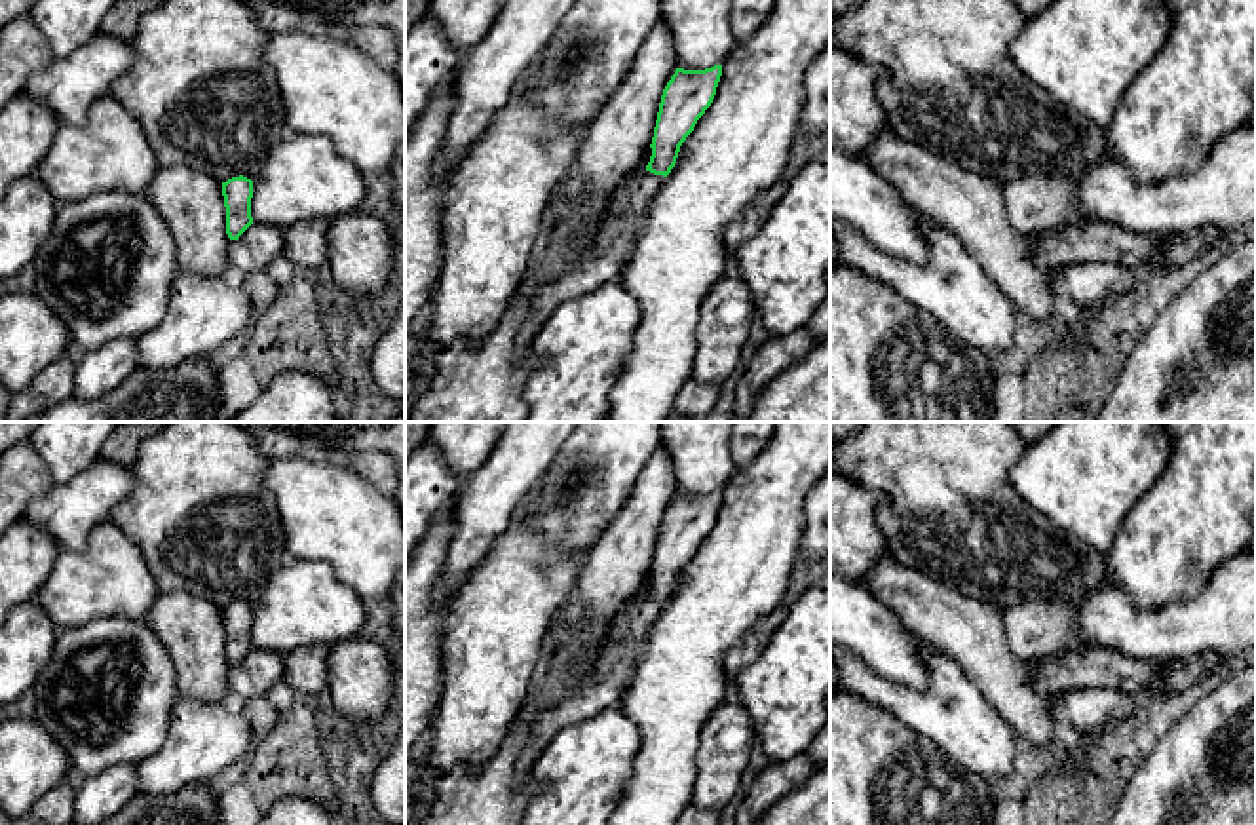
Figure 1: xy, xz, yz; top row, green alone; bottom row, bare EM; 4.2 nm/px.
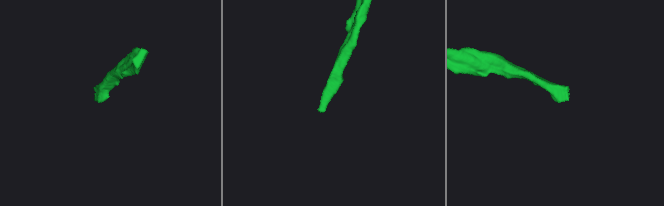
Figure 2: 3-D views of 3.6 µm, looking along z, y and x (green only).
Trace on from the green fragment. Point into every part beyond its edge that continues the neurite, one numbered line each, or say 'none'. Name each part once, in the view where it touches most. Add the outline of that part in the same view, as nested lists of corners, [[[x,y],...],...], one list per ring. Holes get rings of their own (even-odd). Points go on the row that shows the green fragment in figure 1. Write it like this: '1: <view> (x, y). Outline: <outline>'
1: xz (618, 234). Outline: [[[642,171],[623,181],[616,192],[591,253],[564,276],[545,283],[530,302],[530,314],[517,333],[517,354],[523,354],[561,304],[621,278],[642,230],[650,200],[663,184],[663,175]]]

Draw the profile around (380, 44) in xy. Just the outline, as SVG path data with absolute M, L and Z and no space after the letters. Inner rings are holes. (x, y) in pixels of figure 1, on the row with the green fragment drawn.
M357 25L350 29L350 42L372 57L380 67L393 70L399 59L397 36L378 25Z

